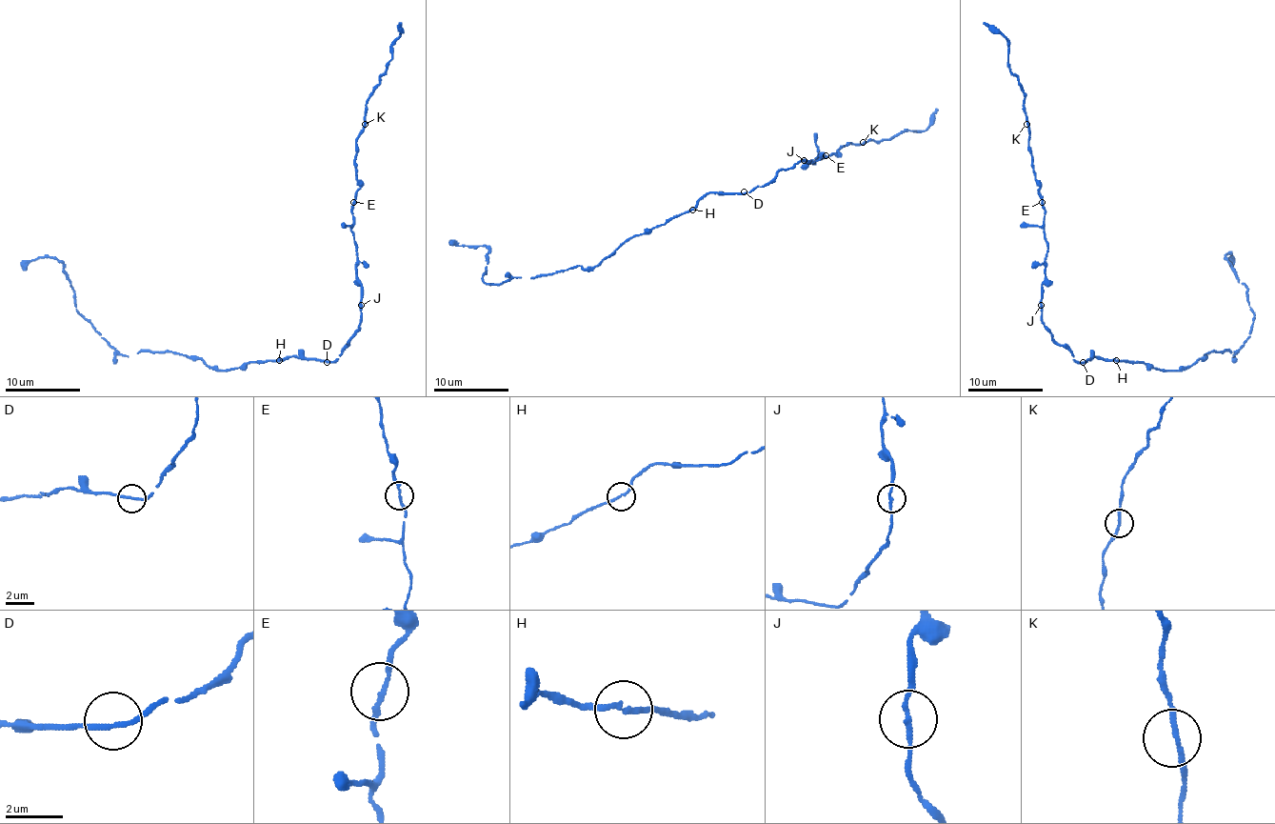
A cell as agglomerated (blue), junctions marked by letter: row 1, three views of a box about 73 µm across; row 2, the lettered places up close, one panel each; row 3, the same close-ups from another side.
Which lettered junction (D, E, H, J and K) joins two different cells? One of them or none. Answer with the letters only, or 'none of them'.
none of them

